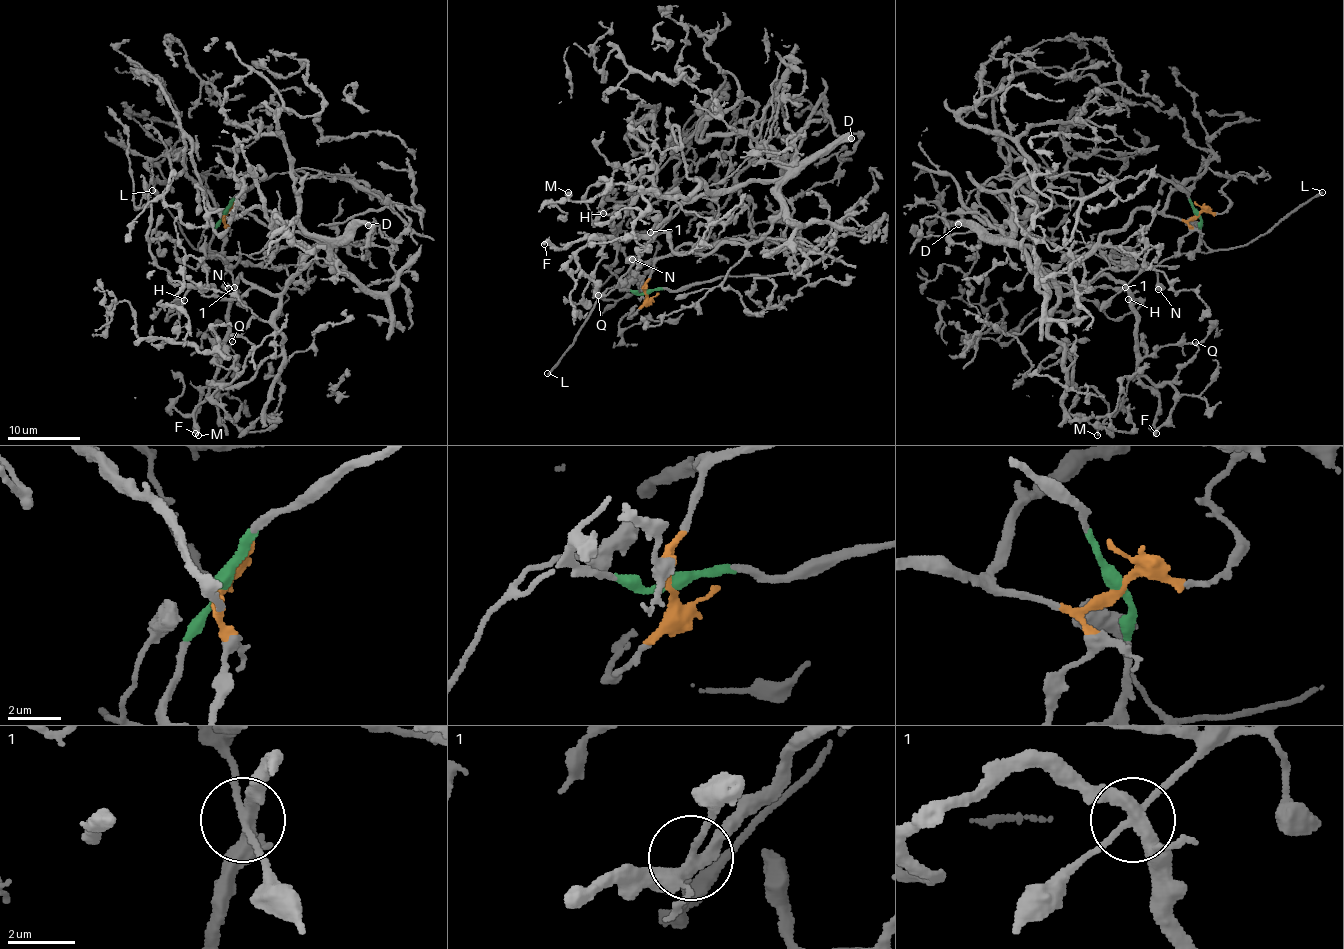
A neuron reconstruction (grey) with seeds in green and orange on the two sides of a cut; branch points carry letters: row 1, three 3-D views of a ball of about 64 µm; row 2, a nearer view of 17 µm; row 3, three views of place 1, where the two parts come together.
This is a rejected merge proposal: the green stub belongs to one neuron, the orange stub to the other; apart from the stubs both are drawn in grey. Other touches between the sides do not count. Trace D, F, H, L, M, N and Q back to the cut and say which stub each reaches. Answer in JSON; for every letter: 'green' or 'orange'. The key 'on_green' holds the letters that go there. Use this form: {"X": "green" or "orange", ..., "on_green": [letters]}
{"D": "orange", "F": "orange", "H": "orange", "L": "green", "M": "orange", "N": "green", "Q": "orange", "on_green": ["L", "N"]}

